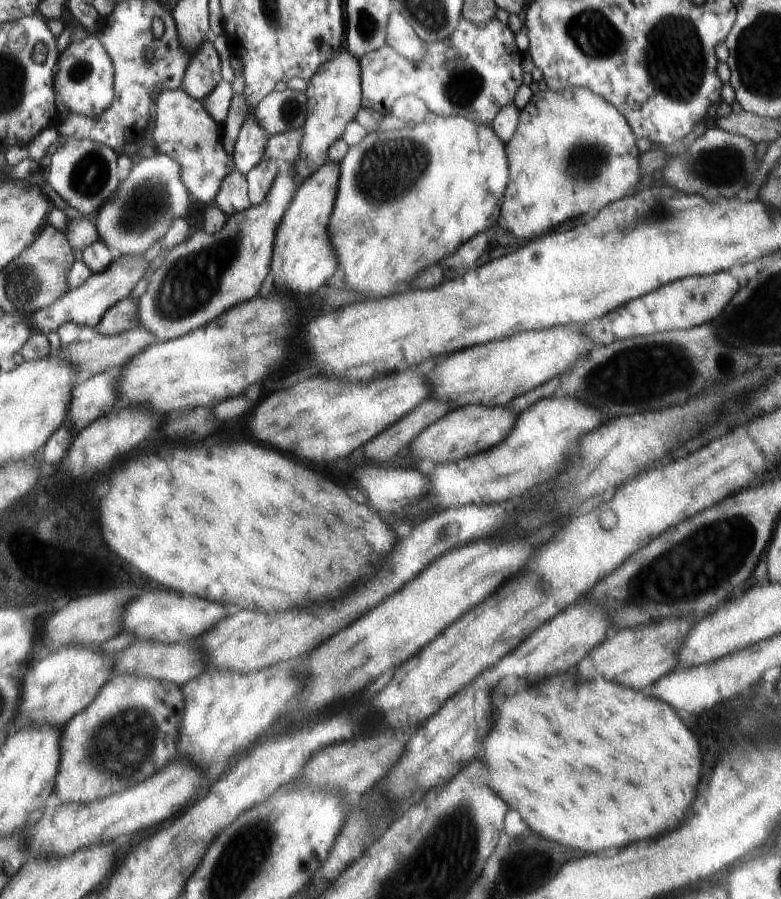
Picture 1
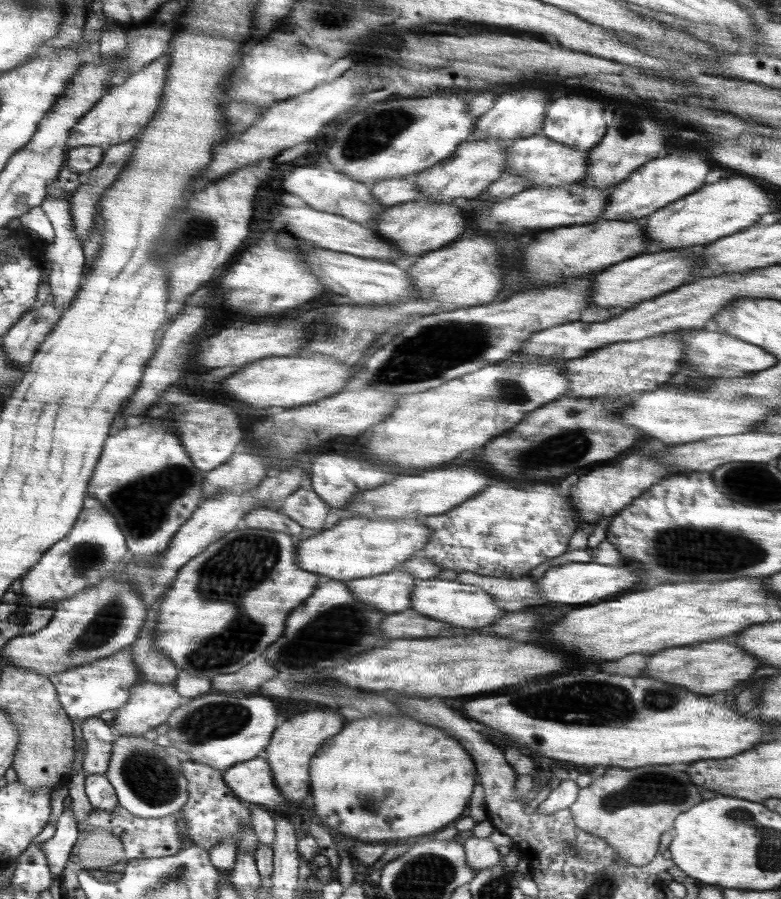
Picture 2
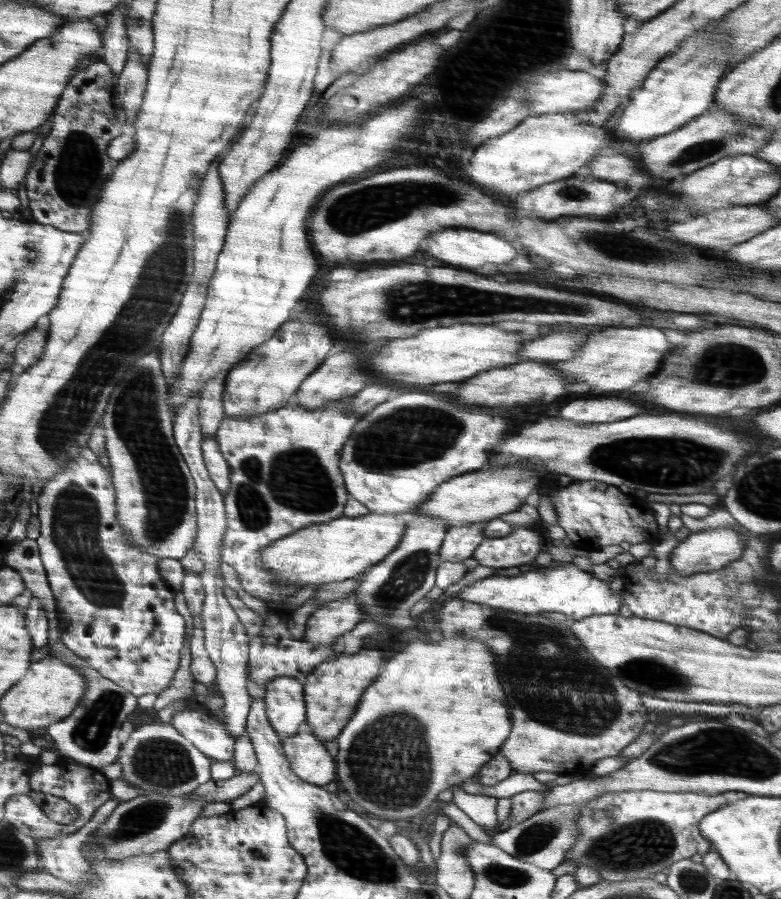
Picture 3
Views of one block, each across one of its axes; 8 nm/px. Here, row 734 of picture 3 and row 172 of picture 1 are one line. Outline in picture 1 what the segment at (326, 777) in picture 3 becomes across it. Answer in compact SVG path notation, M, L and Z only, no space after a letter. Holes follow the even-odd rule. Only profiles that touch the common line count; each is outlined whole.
M343 47L343 52L334 58L334 61L326 62L318 71L318 74L310 80L304 94L308 96L308 120L302 127L303 138L299 151L299 161L295 166L295 176L302 184L314 170L319 170L326 163L326 154L332 142L336 142L344 135L345 127L360 110L360 62L353 58L348 50Z

